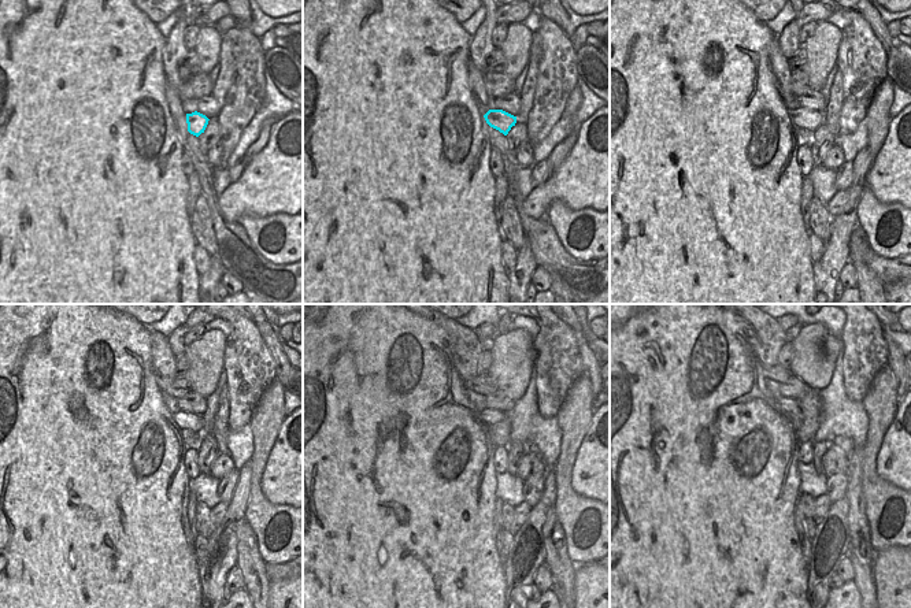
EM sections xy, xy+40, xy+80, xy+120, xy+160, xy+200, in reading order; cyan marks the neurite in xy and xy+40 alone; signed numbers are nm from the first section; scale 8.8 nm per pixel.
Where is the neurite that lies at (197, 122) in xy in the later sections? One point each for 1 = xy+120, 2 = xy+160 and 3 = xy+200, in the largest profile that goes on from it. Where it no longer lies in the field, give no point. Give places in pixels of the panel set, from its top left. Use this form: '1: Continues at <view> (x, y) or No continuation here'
1: Continues at xy+120 (184, 419)
2: Continues at xy+160 (489, 416)
3: Continues at xy+200 (789, 406).

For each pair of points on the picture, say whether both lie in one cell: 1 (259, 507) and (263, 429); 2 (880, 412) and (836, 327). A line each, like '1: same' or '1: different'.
1: same
2: different

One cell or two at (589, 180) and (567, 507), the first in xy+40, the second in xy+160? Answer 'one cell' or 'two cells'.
two cells

